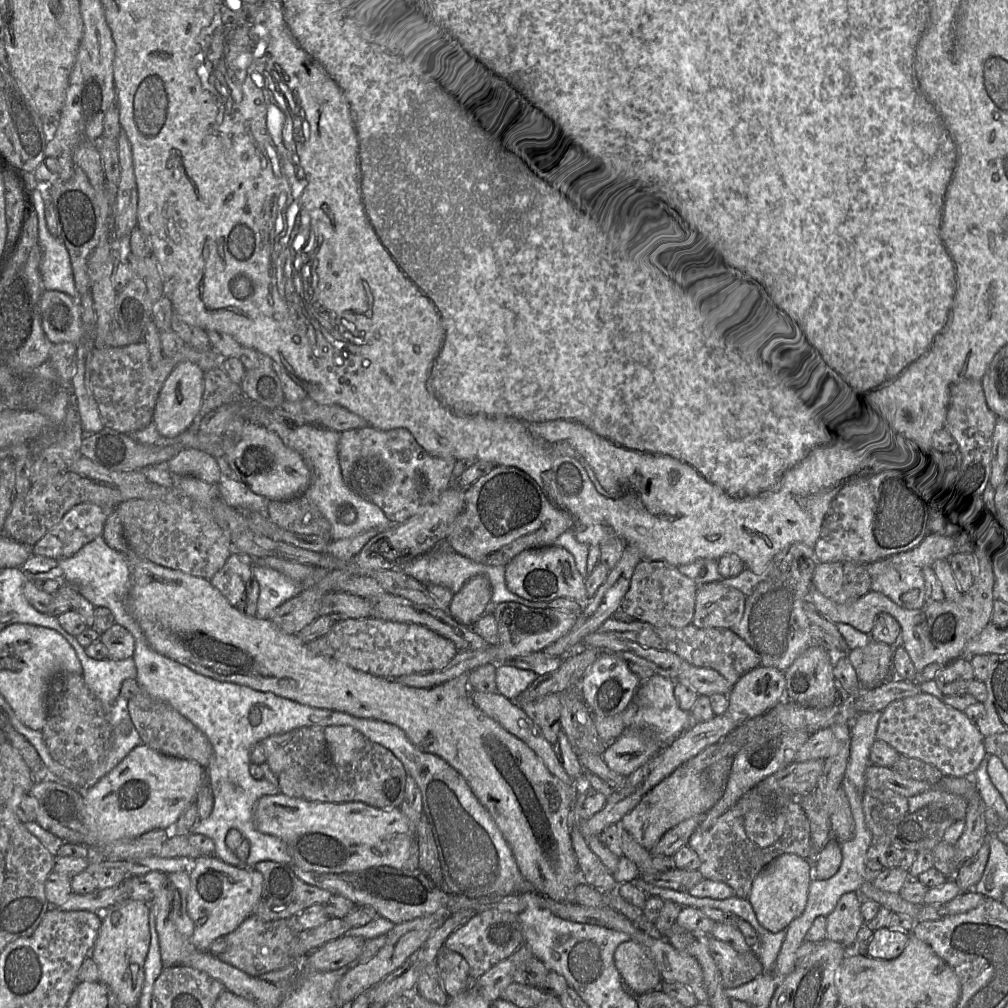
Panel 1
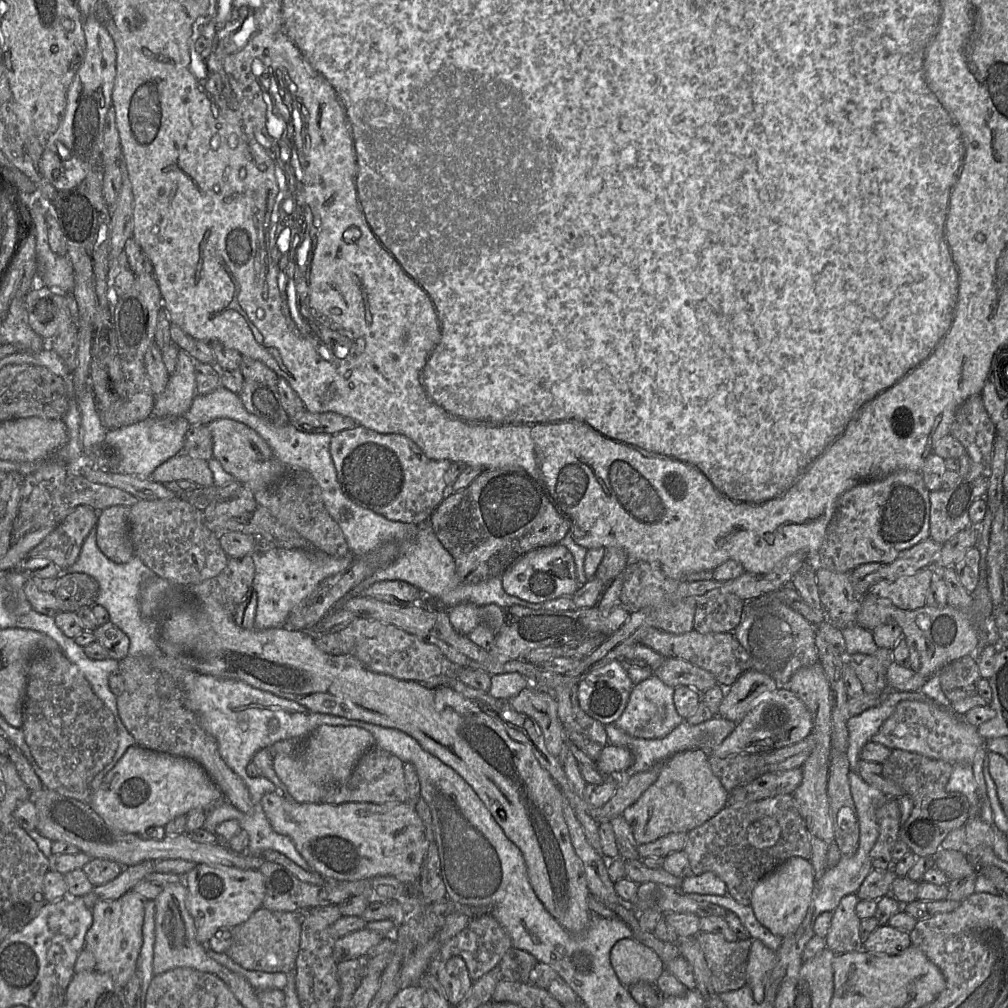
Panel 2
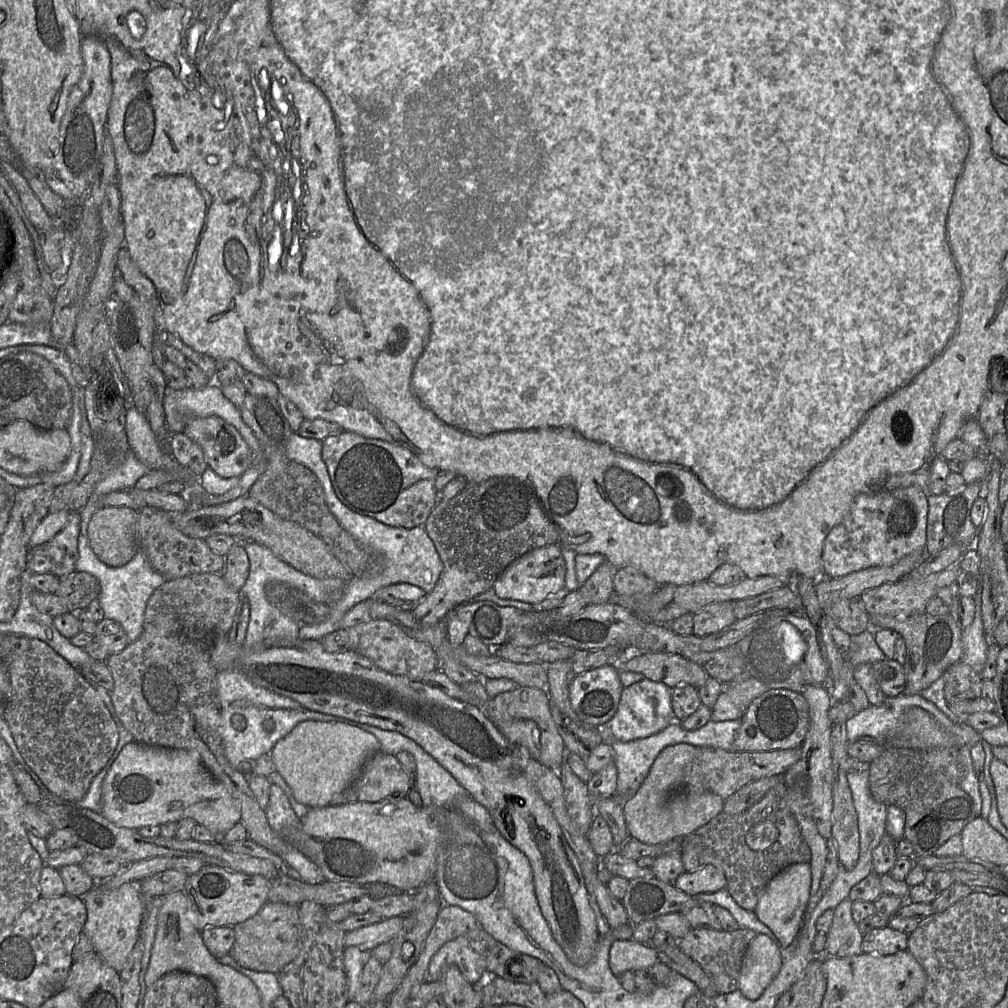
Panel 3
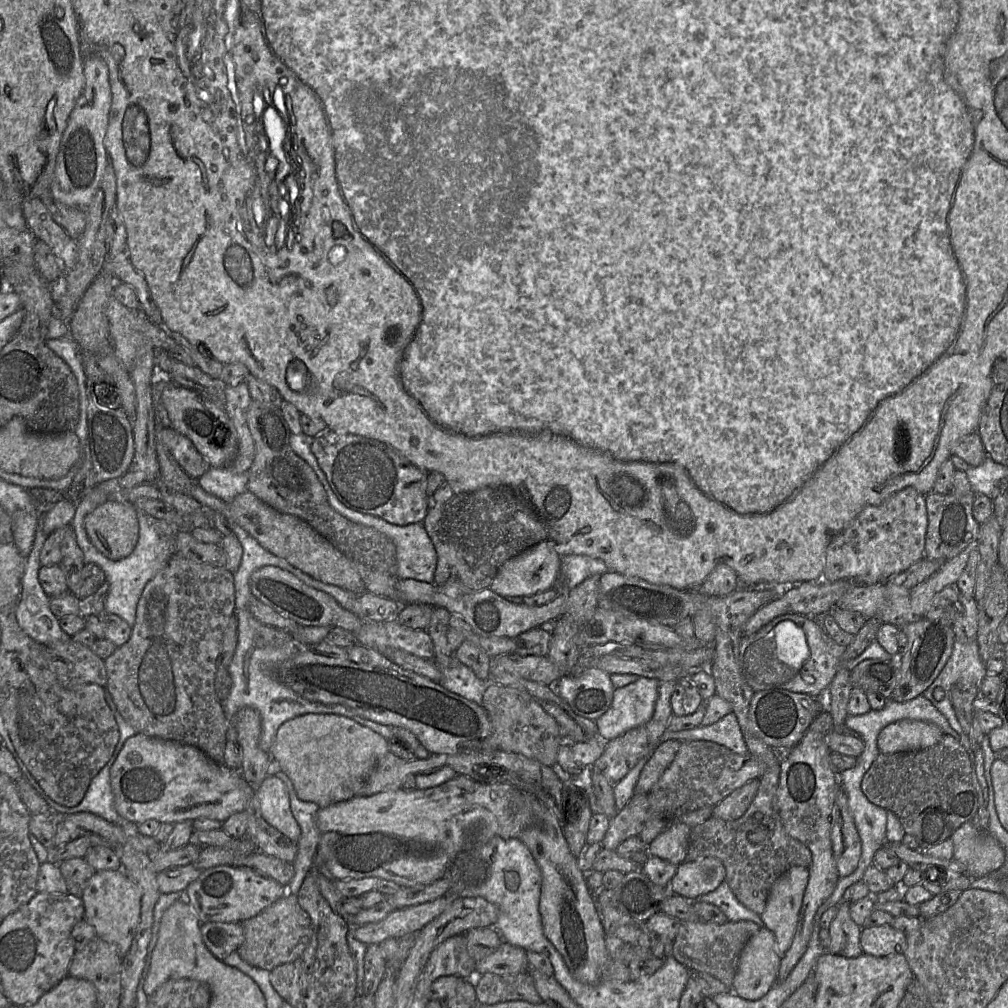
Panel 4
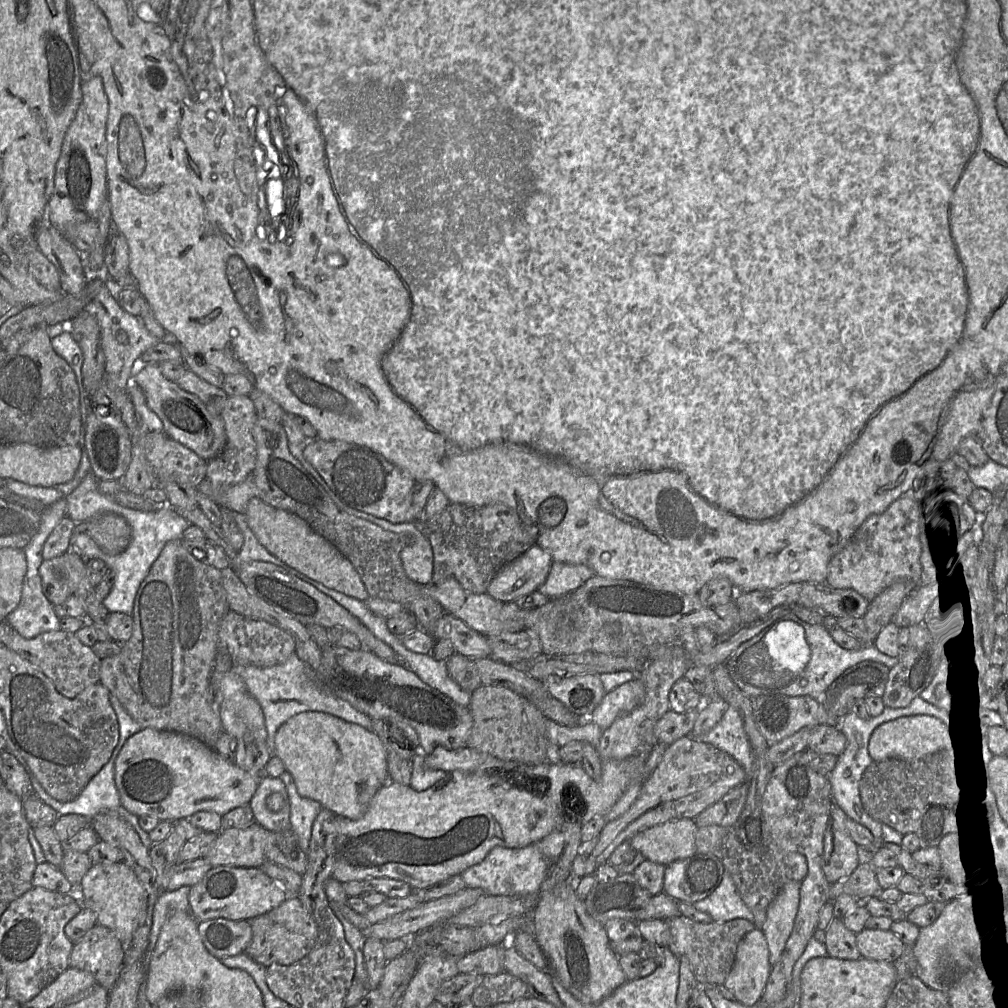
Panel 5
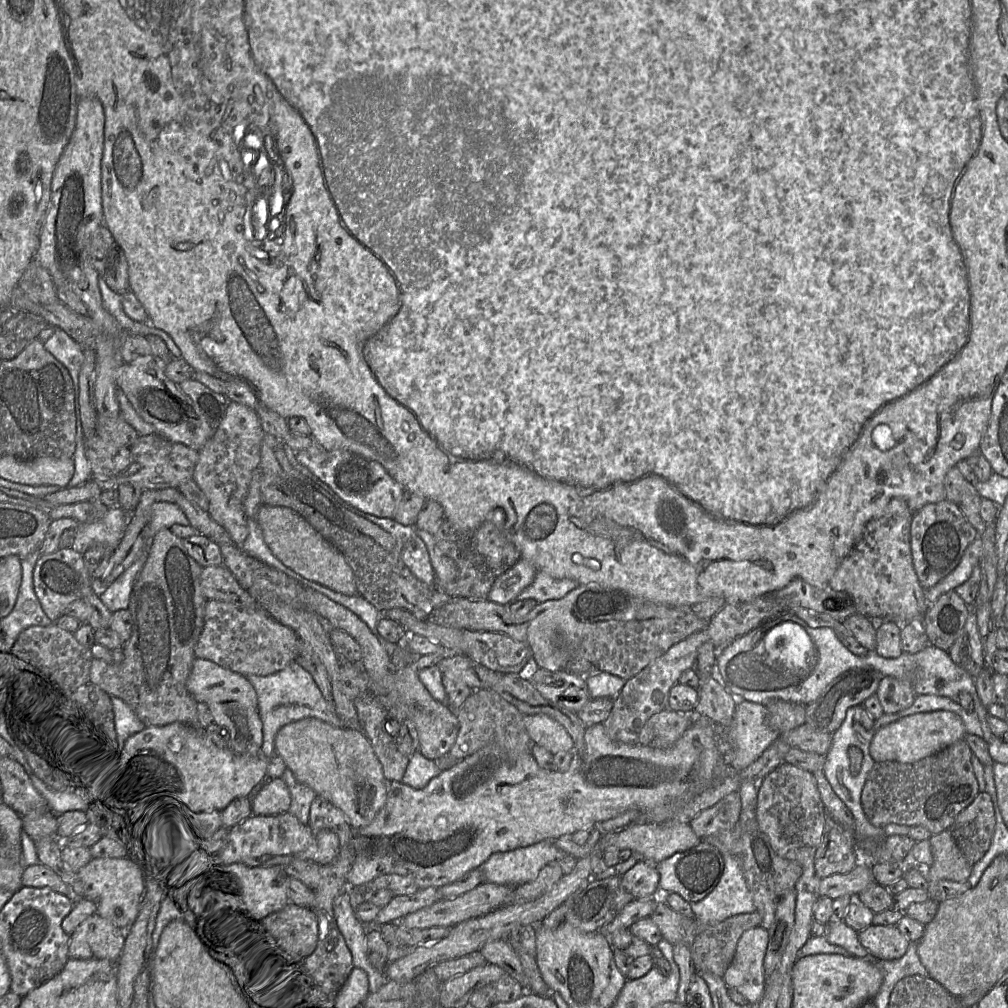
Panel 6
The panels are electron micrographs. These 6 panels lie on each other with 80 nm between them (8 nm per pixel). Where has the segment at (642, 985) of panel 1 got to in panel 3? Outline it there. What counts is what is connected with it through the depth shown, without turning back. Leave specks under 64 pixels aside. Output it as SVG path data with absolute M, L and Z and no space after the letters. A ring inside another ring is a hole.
M616 940L609 953L609 965L618 978L626 971L648 970L659 961L656 949L631 940Z

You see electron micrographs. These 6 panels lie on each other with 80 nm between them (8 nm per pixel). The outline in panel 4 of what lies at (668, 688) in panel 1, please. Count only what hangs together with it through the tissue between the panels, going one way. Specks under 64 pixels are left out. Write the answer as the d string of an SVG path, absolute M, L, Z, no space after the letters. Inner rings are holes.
M640 677L615 689L610 708L595 721L599 737L609 741L647 723L654 713L659 683L657 679Z

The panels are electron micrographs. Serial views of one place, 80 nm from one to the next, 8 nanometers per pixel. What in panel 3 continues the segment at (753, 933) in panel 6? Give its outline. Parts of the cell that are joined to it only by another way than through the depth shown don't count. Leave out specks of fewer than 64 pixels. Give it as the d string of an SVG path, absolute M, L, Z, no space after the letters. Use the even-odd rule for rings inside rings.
M757 934L750 942L742 960L739 991L756 1001L782 967L782 949L769 936Z

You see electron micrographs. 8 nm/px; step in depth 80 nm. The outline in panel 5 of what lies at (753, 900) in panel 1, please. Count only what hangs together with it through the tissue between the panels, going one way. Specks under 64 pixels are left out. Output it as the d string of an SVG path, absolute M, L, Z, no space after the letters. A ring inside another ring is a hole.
M791 881L787 883L768 906L766 920L762 926L762 931L768 943L769 963L771 966L775 965L780 959L786 943L792 933L794 921L799 907L800 888L801 881Z

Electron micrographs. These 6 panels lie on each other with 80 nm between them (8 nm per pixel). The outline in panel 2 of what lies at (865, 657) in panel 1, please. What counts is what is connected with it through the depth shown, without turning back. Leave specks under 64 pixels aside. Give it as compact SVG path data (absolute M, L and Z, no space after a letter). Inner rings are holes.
M878 648L872 655L856 653L846 658L861 682L864 693L880 695L889 689L886 674L893 662L892 650Z

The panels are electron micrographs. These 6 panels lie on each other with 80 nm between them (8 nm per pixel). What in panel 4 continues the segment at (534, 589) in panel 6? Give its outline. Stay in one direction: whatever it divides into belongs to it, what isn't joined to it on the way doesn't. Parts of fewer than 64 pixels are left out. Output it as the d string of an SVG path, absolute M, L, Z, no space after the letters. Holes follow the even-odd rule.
M569 555L562 557L560 579L556 585L559 589L561 578L565 577L565 590L569 591L576 588L589 577L608 571L604 561L586 555Z

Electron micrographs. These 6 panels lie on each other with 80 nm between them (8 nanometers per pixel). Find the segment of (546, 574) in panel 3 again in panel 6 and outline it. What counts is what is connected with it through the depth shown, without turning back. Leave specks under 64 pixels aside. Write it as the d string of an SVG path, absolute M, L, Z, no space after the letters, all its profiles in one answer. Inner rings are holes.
M519 559L511 568L501 574L493 583L487 599L508 605L535 579L538 570L524 559Z

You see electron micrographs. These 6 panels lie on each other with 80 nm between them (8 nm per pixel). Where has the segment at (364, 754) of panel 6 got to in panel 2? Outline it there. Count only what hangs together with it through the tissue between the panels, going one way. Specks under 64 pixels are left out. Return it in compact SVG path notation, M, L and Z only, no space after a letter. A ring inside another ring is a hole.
M324 724L317 727L304 739L301 739L301 741L302 745L295 751L295 753L277 755L273 758L273 768L277 776L285 785L288 794L299 803L322 802L325 790L345 782L351 776L361 756L375 745L374 737L369 731L351 725Z

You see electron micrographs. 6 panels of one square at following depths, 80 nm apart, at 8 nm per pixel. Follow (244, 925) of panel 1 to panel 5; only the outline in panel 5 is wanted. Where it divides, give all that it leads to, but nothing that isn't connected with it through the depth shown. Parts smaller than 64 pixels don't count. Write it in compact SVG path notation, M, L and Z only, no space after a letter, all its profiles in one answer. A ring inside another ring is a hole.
M291 895L278 907L250 921L252 940L245 949L254 961L270 966L273 963L292 965L308 955L318 938L317 924L297 896Z

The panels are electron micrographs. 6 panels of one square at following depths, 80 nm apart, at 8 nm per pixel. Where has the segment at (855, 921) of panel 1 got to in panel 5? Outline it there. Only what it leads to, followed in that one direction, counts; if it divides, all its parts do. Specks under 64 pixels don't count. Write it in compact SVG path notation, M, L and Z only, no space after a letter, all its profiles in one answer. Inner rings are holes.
M833 918L826 929L825 946L828 955L847 960L859 959L861 953L856 936L845 926L842 918Z

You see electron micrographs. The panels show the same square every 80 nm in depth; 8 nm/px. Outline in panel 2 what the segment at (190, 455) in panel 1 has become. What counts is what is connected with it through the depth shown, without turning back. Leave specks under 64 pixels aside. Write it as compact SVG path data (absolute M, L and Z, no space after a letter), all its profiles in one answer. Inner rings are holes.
M181 453L158 466L149 477L153 482L166 483L188 480L200 487L213 486L213 473L208 462Z

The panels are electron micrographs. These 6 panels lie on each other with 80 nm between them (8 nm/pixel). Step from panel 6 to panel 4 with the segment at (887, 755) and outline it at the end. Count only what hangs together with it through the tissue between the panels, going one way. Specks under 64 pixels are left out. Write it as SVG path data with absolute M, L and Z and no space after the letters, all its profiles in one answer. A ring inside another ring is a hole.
M900 720L884 727L877 738L880 753L926 749L938 743L944 736L934 724L917 720Z

